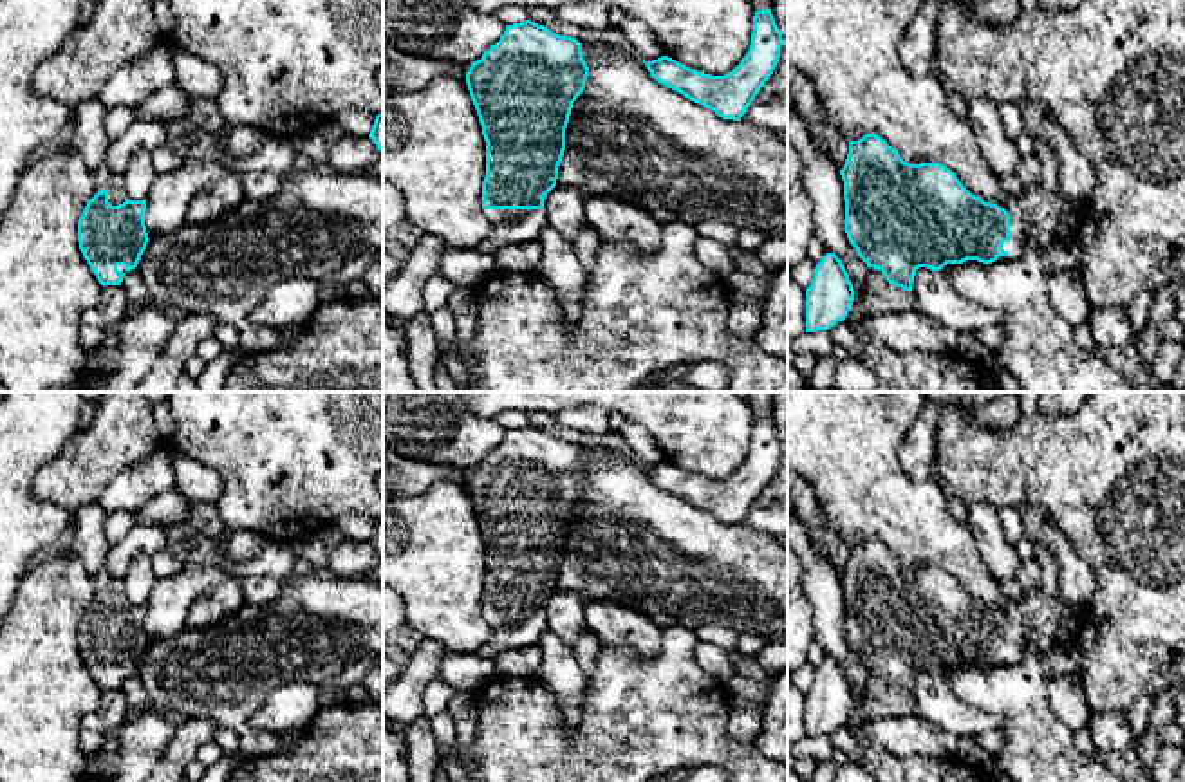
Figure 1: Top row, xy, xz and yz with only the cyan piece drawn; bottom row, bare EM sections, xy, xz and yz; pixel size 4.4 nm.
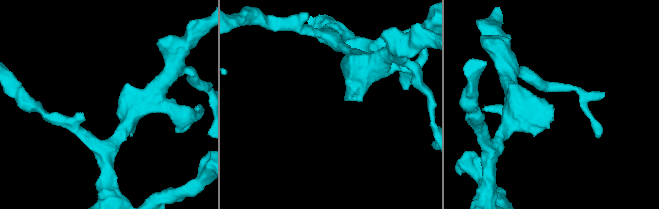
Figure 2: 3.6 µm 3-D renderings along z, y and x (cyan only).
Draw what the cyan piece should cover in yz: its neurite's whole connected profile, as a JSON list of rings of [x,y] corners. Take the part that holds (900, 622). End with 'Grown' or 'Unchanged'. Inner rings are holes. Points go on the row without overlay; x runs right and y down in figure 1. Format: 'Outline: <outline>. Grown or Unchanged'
Outline: [[[1015,504],[1024,522],[1024,538],[1046,547],[1059,563],[1062,600],[1046,598],[1039,589],[1026,589],[1026,600],[1012,603],[1006,612],[972,600],[941,567],[910,569],[876,538],[849,545],[849,558],[840,574],[845,605],[845,638],[858,661],[883,677],[885,684],[903,695],[912,695],[919,672],[941,675],[947,668],[977,665],[1004,666],[1019,661],[1031,638],[1037,650],[1046,654],[1055,645],[1060,612],[1068,607],[1080,618],[1096,591],[1096,576],[1073,551],[1055,518],[1033,504]]]. Grown

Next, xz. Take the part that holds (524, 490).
Outline: [[[531,424],[506,430],[500,444],[466,477],[466,489],[486,545],[482,612],[491,639],[477,652],[482,659],[531,647],[547,628],[544,601],[556,591],[571,513],[583,497],[587,480],[582,448]]]. Grown

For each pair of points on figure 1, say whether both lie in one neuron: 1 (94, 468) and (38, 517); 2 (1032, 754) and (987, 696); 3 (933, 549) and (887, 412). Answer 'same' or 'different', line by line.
1: different
2: same
3: same

